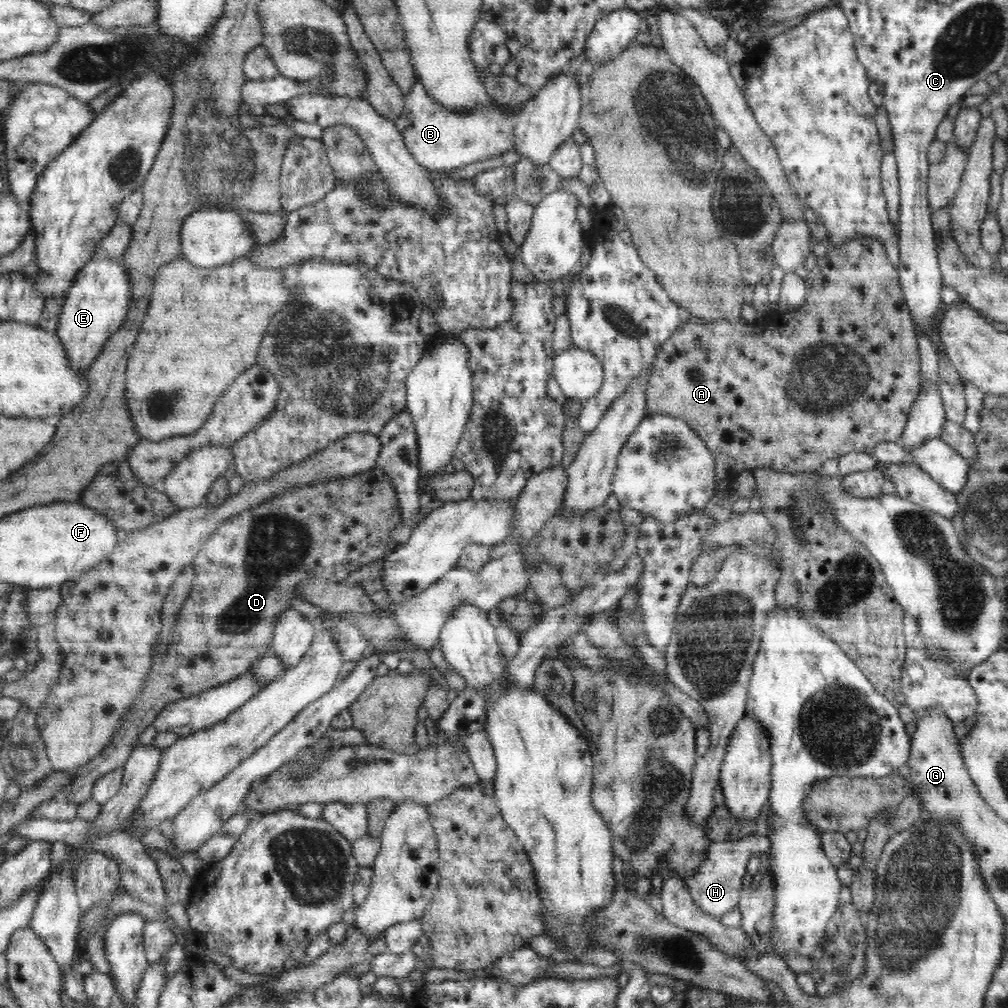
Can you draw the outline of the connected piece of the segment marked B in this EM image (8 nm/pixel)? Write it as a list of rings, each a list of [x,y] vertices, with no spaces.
[[[417,76],[412,91],[404,95],[402,117],[406,118],[406,126],[400,130],[405,147],[422,168],[431,172],[451,172],[515,148],[517,112],[500,109],[491,102],[490,105],[477,105],[472,113],[450,113],[442,105],[434,103],[427,92]]]

